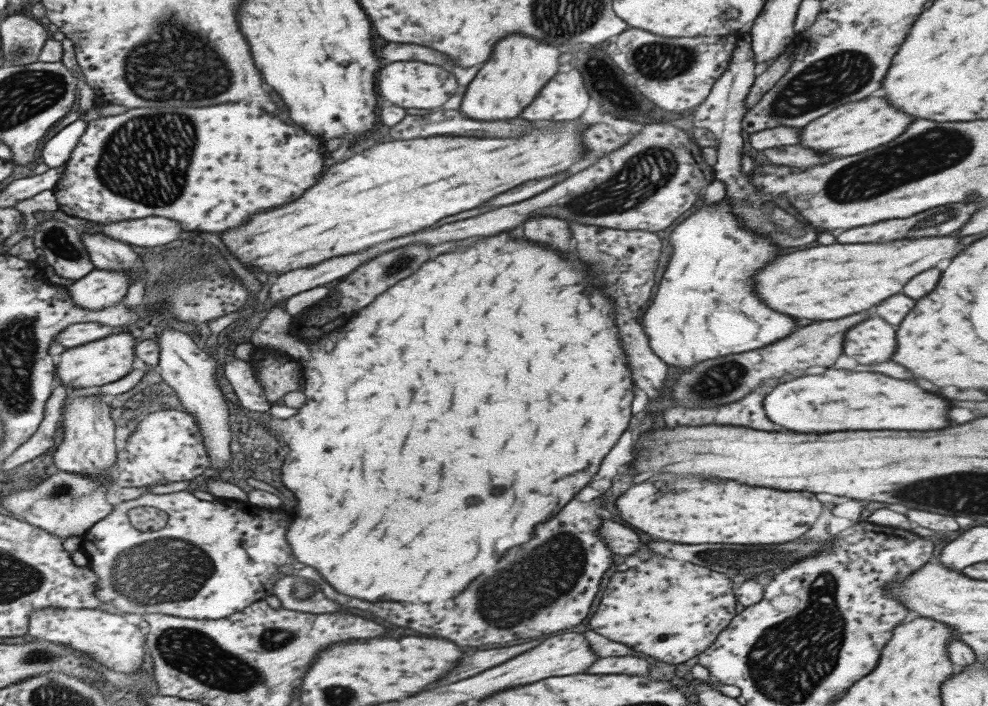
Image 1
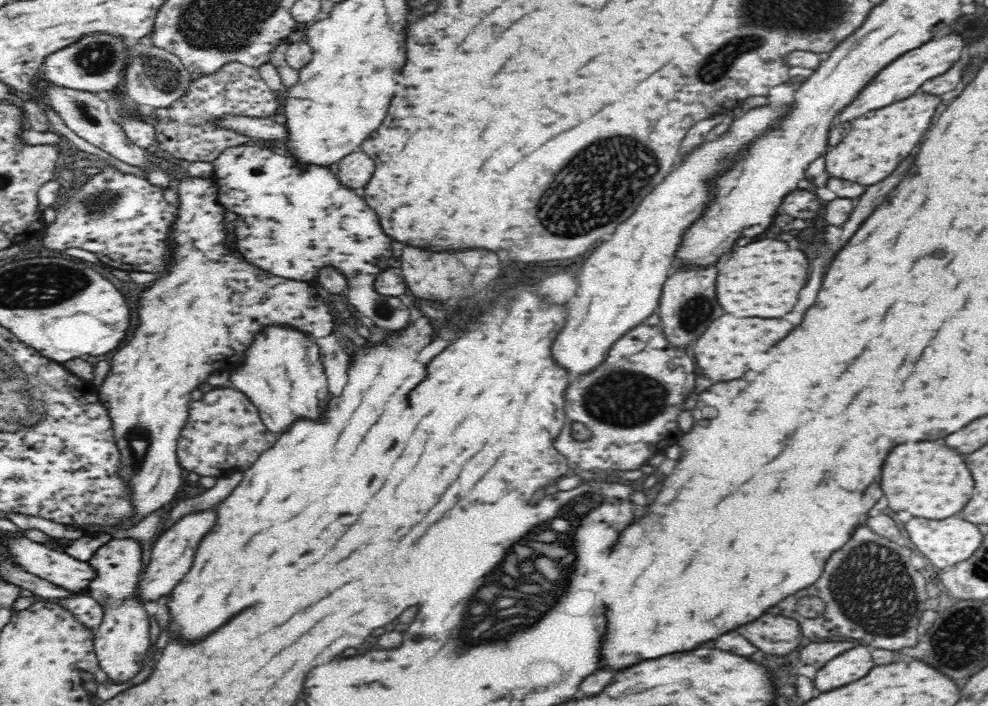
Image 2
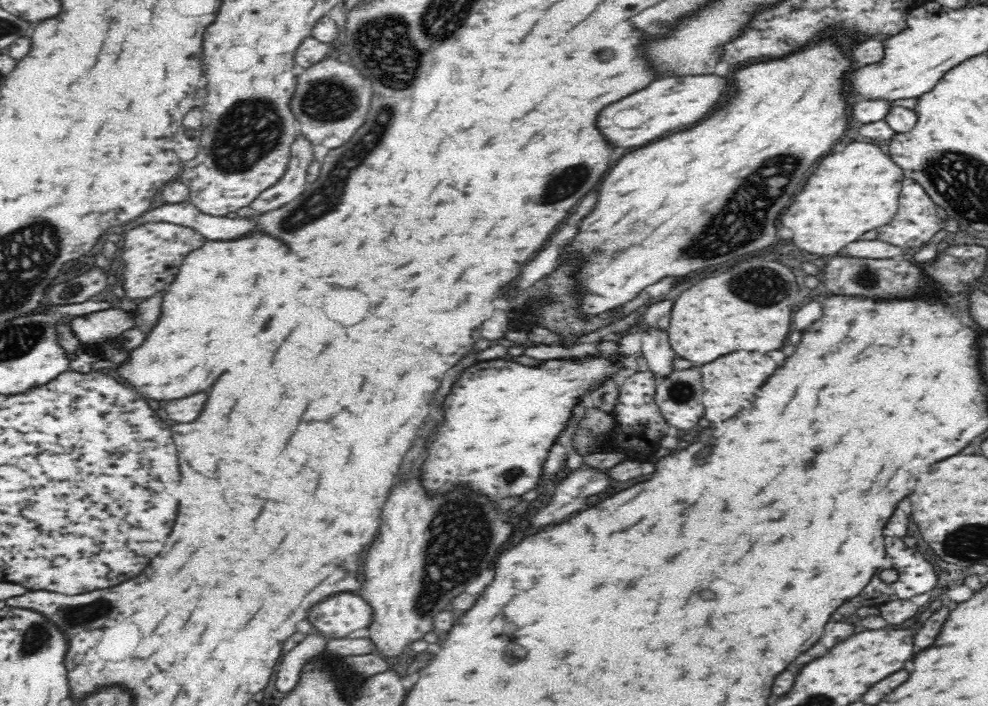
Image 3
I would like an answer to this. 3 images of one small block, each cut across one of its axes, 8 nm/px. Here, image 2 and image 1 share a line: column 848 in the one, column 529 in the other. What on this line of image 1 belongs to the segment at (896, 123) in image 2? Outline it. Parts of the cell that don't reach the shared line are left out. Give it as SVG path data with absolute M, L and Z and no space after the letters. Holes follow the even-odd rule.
M575 120L575 122L533 122L533 130L529 130L527 134L519 136L519 138L467 138L467 136L433 136L433 138L415 138L415 140L401 140L401 142L385 142L385 144L375 144L355 156L351 156L349 160L345 162L339 162L335 166L331 166L323 176L321 180L317 180L315 186L307 188L305 194L301 194L301 198L293 200L291 204L285 204L285 206L279 206L279 208L273 208L273 210L267 210L267 212L261 212L261 214L253 214L249 218L249 222L245 226L239 226L235 230L227 230L221 234L221 242L229 248L229 252L241 260L243 266L249 266L249 268L257 268L257 270L263 270L263 272L277 272L277 274L283 274L283 272L289 272L289 270L295 270L295 268L305 268L305 266L313 266L313 264L319 264L321 260L327 260L327 258L333 258L333 256L341 256L341 254L351 254L351 252L361 252L365 248L369 248L371 244L377 244L377 242L385 242L385 240L391 240L391 238L399 238L399 236L405 236L405 234L413 234L433 222L437 222L439 218L445 218L445 216L451 216L451 214L457 214L457 212L463 212L463 210L471 210L479 204L483 204L485 200L493 198L495 194L499 192L505 192L513 186L519 186L521 182L527 182L527 180L539 180L539 178L547 178L549 174L557 174L557 172L563 172L567 170L571 164L575 164L581 156L583 156L583 146L581 146L581 130L585 128L585 124L581 124L581 120Z

